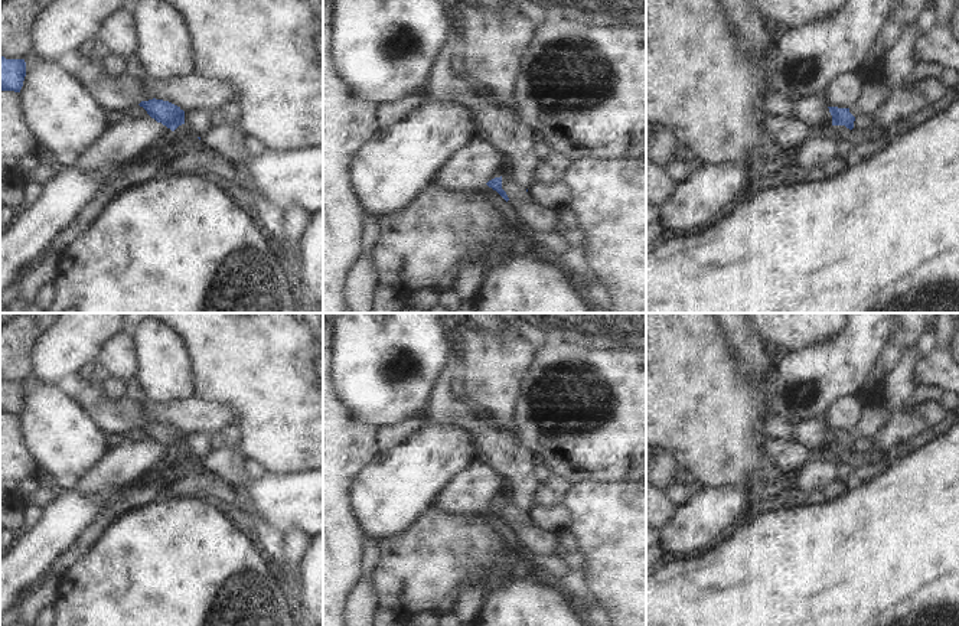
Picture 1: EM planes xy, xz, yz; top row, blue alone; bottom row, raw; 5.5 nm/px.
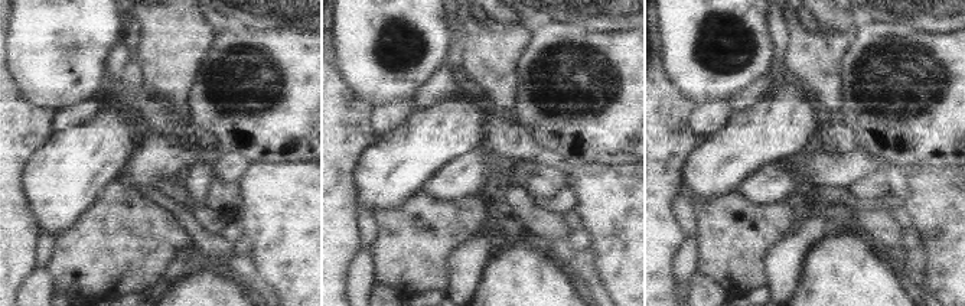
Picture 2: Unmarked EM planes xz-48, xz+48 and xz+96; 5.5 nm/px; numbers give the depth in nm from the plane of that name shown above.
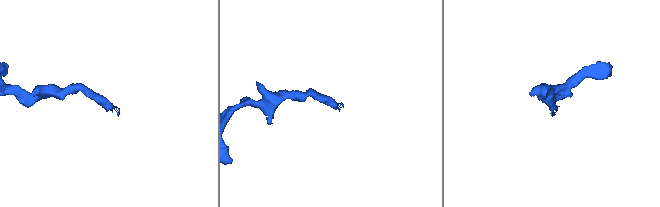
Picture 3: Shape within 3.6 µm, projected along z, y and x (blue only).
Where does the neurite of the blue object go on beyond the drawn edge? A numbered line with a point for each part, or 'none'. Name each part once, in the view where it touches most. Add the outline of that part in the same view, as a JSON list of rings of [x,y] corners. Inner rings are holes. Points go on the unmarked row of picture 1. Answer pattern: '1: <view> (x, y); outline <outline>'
1: xz (538, 541); outline [[[502,499],[502,512],[506,515],[509,528],[515,532],[522,545],[534,554],[554,555],[558,534],[551,534],[534,526],[525,512],[513,508],[505,499]]]

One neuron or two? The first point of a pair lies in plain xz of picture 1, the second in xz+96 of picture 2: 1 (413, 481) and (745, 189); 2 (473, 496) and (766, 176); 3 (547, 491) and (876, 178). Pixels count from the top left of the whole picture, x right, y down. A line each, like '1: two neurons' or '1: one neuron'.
1: two neurons
2: one neuron
3: one neuron

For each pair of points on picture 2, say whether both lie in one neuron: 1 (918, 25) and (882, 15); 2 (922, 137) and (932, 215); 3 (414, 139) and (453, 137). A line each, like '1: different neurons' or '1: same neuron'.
1: same neuron
2: different neurons
3: same neuron

